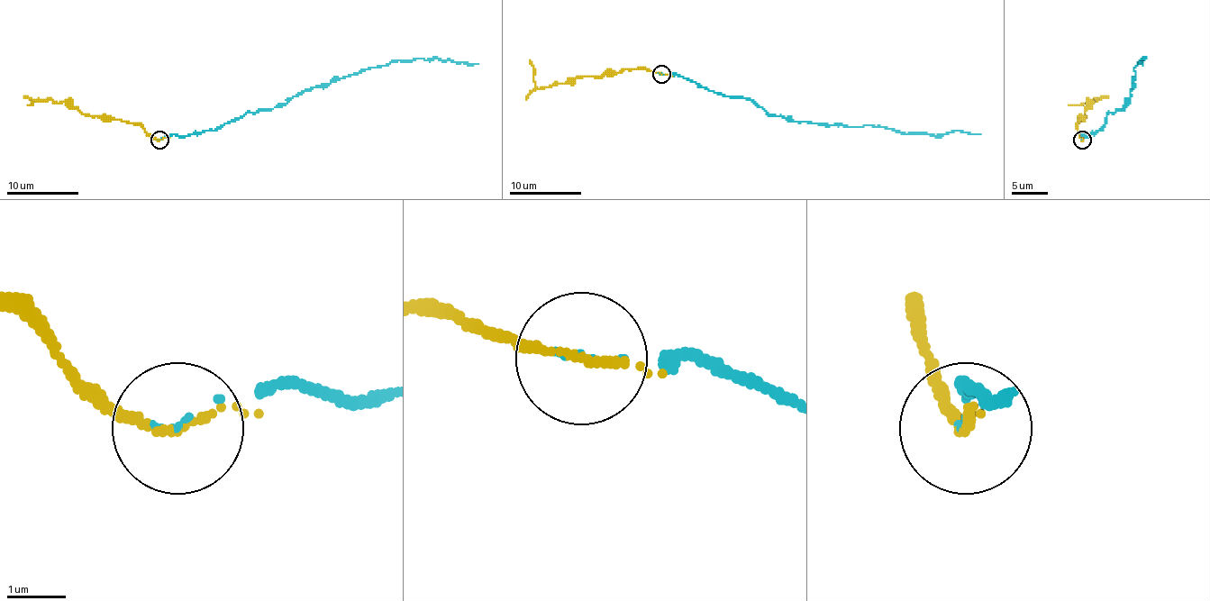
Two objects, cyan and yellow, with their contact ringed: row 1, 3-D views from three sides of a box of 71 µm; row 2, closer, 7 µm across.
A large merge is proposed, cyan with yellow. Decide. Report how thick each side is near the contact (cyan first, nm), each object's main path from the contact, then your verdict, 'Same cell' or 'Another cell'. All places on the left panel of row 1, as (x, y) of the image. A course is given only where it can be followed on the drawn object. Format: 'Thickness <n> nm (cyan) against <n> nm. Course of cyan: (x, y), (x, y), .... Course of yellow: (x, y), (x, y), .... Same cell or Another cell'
Thickness 70 nm (cyan) against 110 nm. Course of cyan: (159, 140), (216, 131), (251, 113), (286, 104), (314, 86), (325, 86), (397, 59), (441, 58), (478, 63). Course of yellow: (159, 140), (150, 136), (139, 125), (85, 116), (63, 102), (54, 104), (50, 100), (36, 100), (27, 105). Another cell

